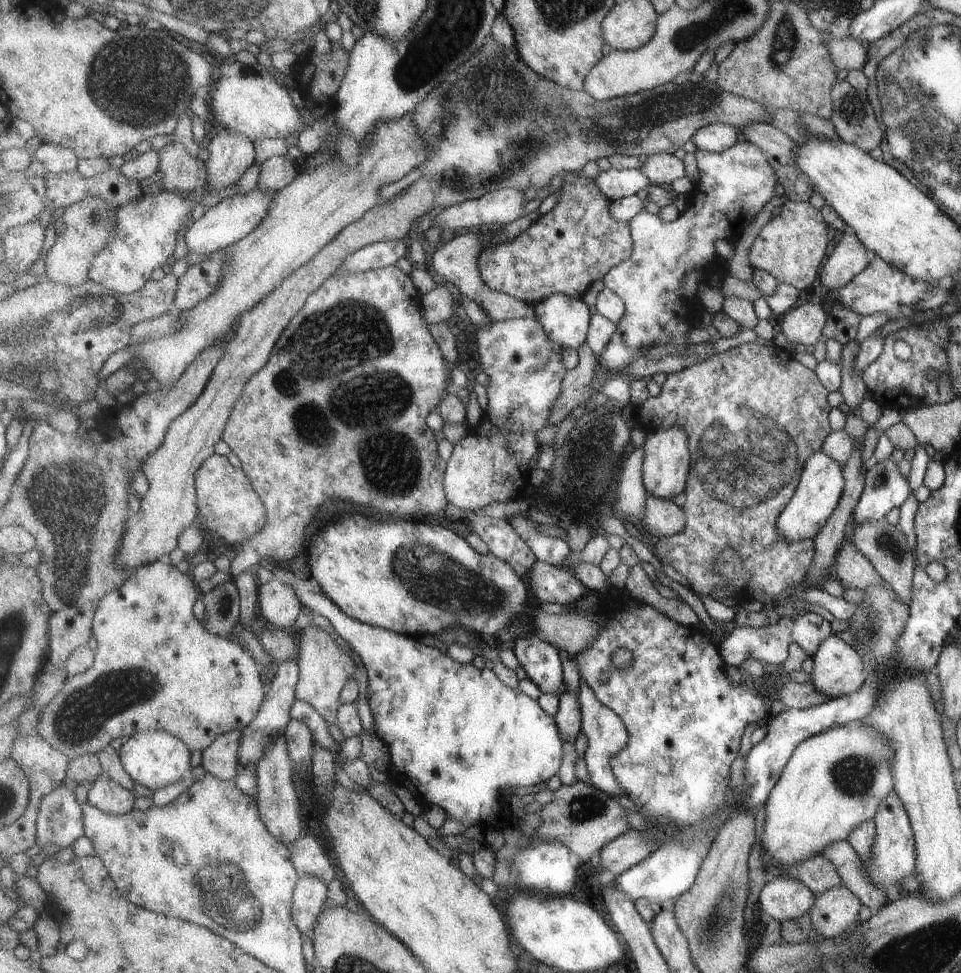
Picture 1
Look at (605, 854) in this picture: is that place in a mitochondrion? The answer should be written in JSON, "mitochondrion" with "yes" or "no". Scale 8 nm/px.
{"mitochondrion":"no"}

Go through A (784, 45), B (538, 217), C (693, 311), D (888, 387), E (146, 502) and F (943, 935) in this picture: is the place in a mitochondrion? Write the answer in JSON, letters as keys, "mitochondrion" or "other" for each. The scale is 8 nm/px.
{"A":"mitochondrion","B":"other","C":"other","D":"other","E":"other","F":"mitochondrion"}

